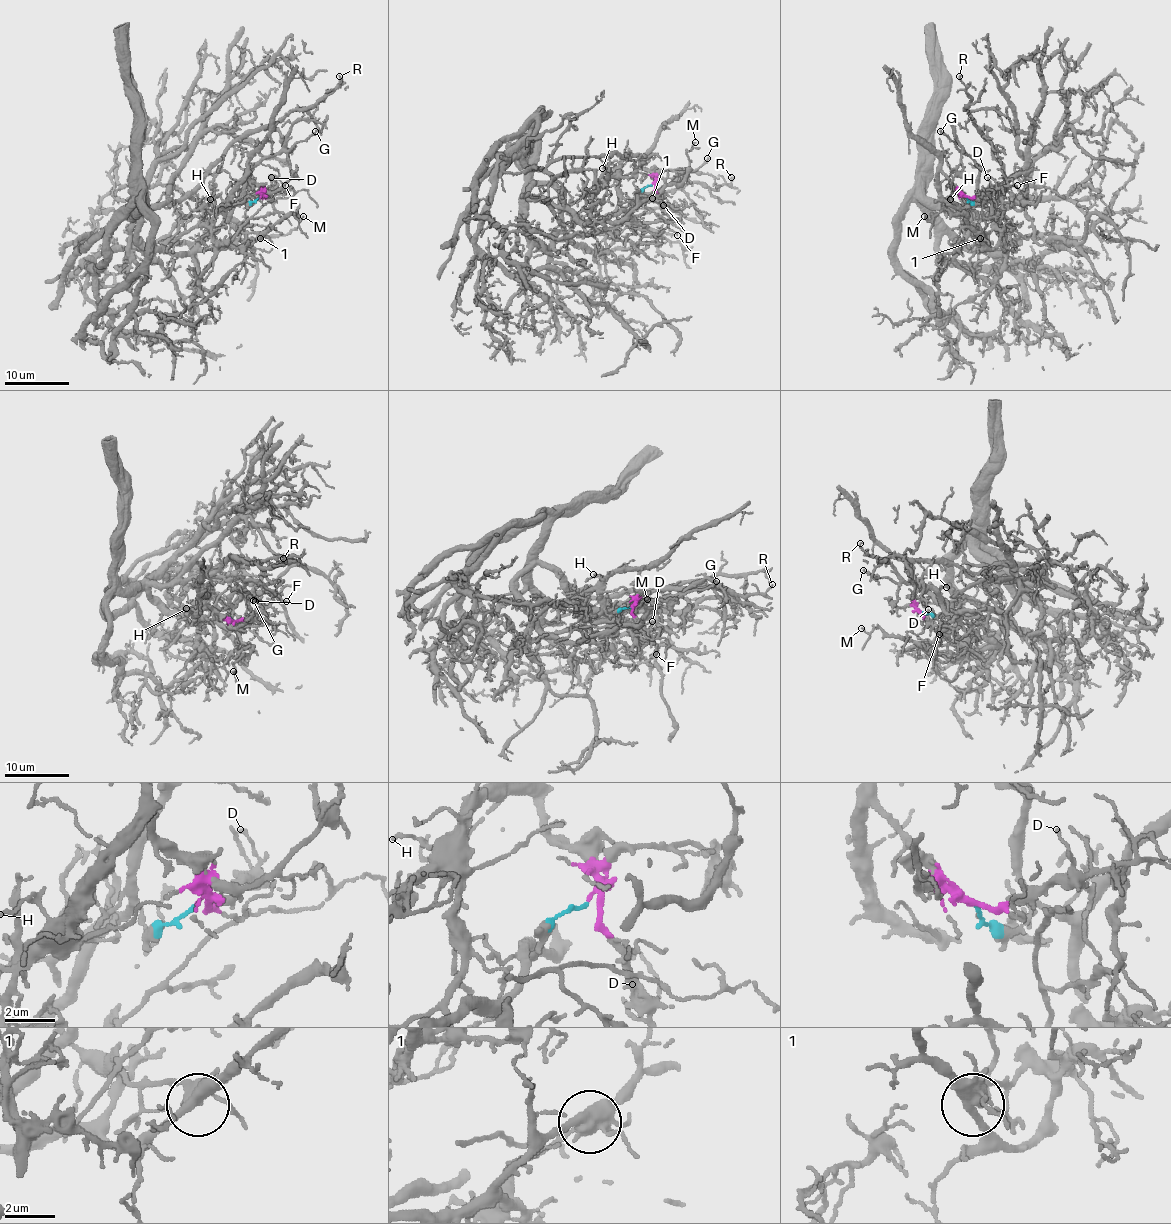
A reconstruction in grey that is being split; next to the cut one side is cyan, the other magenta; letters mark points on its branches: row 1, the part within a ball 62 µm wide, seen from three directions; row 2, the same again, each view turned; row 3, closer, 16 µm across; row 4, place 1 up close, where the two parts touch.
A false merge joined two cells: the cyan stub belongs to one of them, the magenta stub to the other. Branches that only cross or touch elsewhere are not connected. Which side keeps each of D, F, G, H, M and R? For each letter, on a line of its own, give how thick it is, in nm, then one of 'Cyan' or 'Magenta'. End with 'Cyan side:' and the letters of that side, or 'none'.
D: Thickness 90 nm. Magenta
F: Thickness 90 nm. Magenta
G: Thickness 160 nm. Cyan
H: Thickness 110 nm. Magenta
M: Thickness 90 nm. Cyan
R: Thickness 110 nm. Cyan
Cyan side: G, M, R

